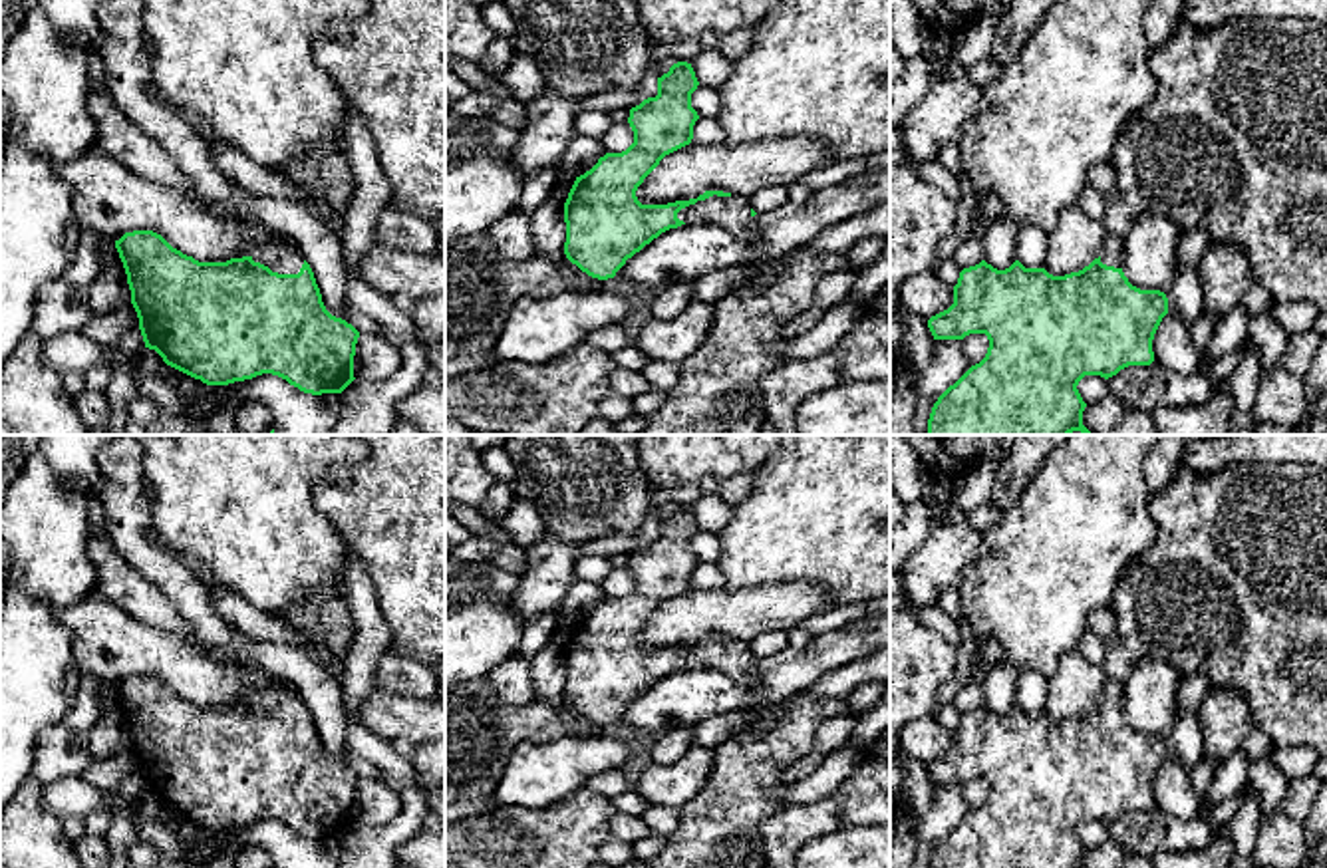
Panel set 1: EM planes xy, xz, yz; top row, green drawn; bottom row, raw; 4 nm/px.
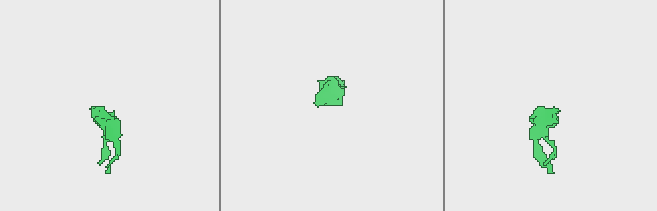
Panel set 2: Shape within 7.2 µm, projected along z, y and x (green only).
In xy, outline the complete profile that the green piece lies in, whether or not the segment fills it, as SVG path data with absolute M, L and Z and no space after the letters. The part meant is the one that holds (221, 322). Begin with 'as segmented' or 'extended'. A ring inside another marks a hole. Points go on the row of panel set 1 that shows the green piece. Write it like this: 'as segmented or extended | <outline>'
extended | M153 230L115 240L145 348L207 385L228 385L272 373L304 393L342 393L354 377L360 332L332 316L310 264L296 244L274 240L252 256L199 262Z

